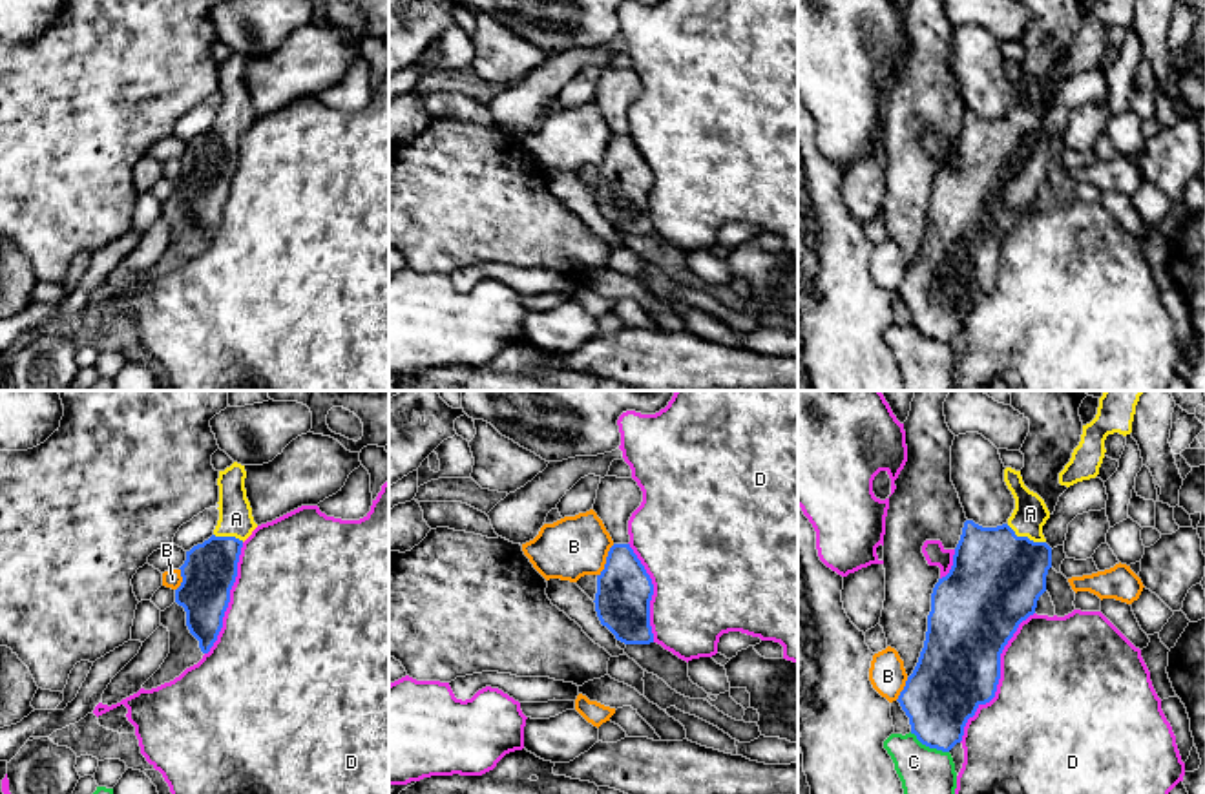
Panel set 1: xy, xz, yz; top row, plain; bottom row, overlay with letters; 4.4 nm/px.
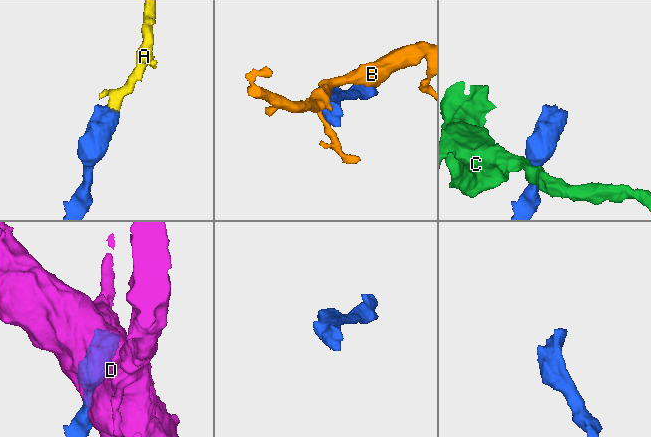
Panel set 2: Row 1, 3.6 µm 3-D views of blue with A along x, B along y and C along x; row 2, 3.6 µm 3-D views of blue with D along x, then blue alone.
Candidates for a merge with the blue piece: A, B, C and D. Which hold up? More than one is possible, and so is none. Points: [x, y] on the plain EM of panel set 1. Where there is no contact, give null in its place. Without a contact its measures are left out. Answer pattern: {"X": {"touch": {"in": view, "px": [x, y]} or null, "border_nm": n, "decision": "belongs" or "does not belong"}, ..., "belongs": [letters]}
{"A": {"touch": {"in": "yz", "px": [1026, 128]}, "border_nm": 190, "decision": "belongs"}, "B": {"touch": {"in": "xz", "px": [607, 152]}, "border_nm": 160, "decision": "does not belong"}, "C": {"touch": {"in": "yz", "px": [930, 338]}, "border_nm": 200, "decision": "does not belong"}, "D": {"touch": {"in": "yz", "px": [999, 269]}, "border_nm": 650, "decision": "does not belong"}, "belongs": ["A"]}

